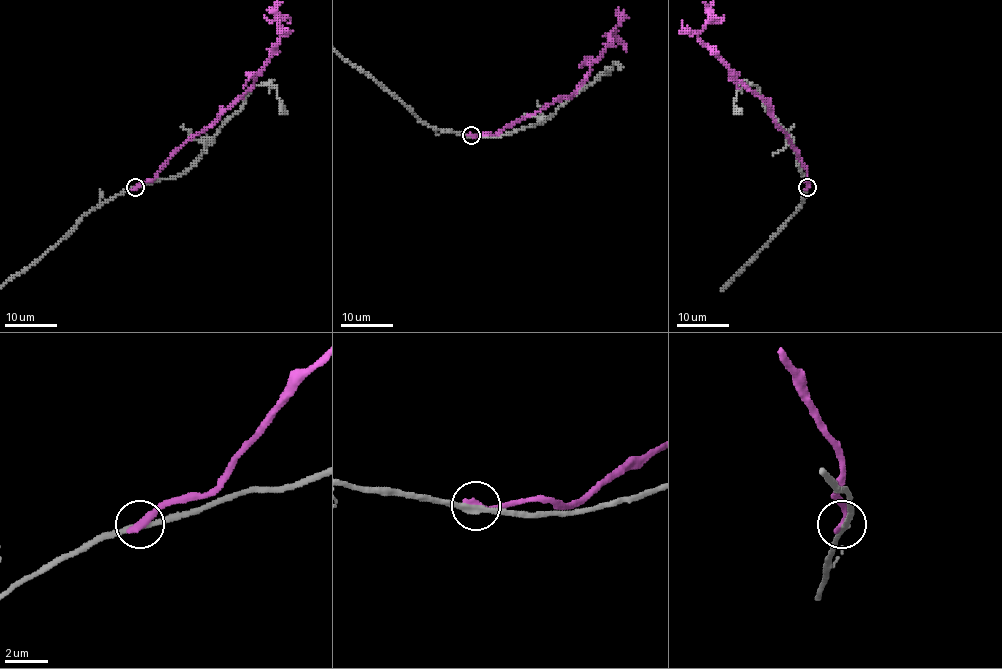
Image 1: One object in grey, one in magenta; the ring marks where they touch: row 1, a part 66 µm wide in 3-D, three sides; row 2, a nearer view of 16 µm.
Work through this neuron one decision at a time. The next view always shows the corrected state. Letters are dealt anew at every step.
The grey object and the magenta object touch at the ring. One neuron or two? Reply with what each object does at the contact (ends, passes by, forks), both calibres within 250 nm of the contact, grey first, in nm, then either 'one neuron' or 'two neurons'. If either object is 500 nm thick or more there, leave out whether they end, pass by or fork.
grey passes by; magenta ends there; 260 nm thick on the grey side, 360 nm on the other; two neurons

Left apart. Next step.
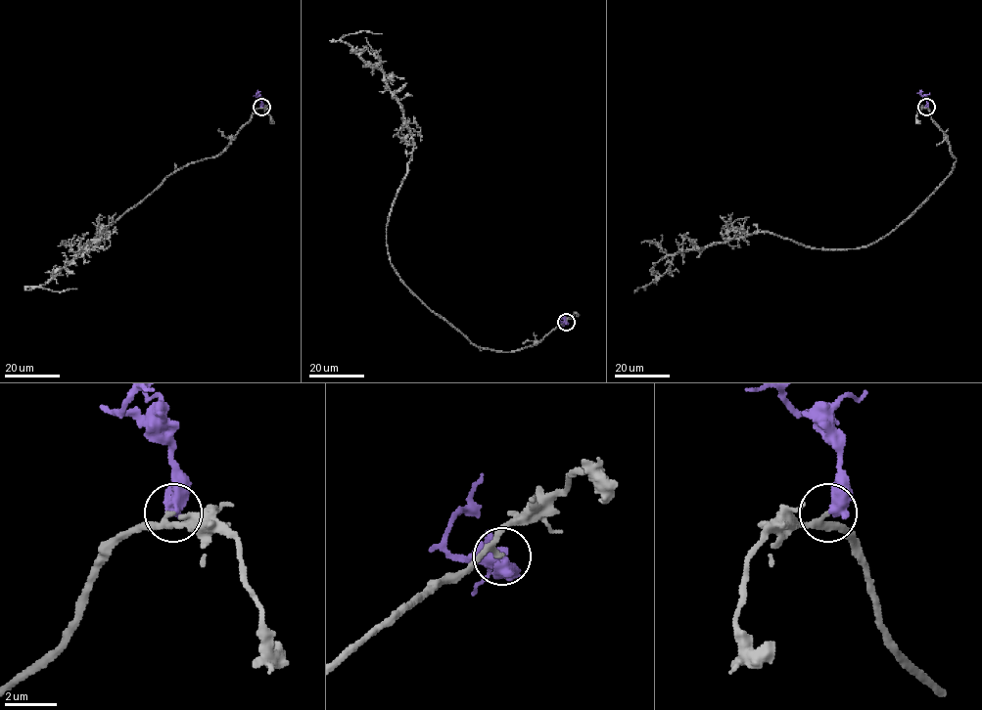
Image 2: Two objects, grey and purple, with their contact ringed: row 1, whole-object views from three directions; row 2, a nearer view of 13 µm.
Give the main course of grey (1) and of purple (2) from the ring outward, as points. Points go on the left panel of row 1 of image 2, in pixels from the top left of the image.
1: (261, 107), (222, 151), (168, 174), (80, 249), (103, 233), (106, 238), (35, 287), (76, 288)
2: (261, 107), (261, 101), (256, 96), (259, 93)

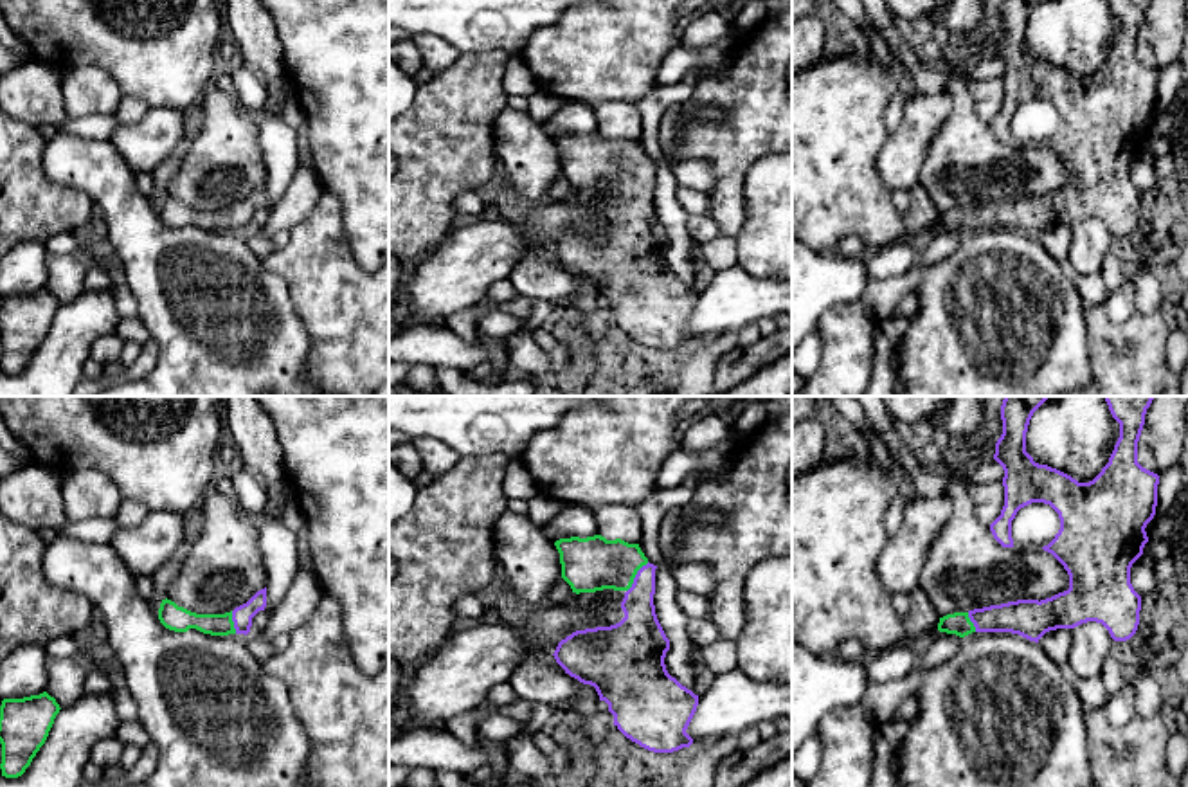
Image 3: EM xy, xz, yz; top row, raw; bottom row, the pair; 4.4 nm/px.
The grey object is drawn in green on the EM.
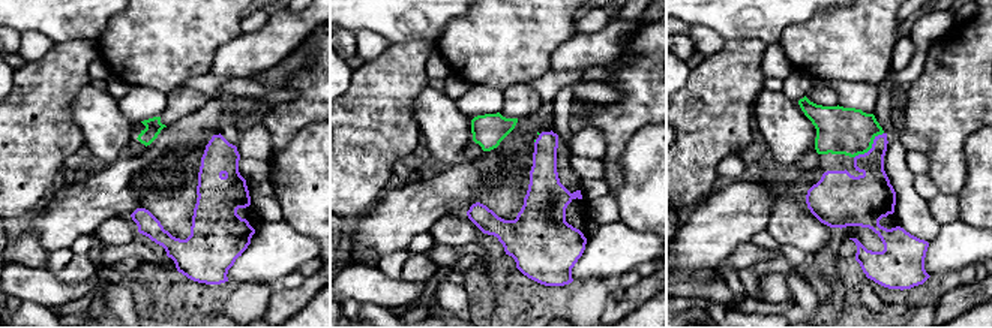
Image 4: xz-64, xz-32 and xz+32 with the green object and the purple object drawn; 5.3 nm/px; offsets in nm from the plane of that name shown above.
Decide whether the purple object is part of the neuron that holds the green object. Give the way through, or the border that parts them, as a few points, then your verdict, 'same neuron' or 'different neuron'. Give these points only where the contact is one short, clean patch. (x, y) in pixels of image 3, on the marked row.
runs through xz (591, 564), (618, 564), (634, 577), (639, 633); same neuron

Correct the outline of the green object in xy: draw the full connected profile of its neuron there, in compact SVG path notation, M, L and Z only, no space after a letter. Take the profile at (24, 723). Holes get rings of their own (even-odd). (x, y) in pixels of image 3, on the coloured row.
M47 692L23 699L4 699L0 706L2 776L18 778L45 744L59 713Z

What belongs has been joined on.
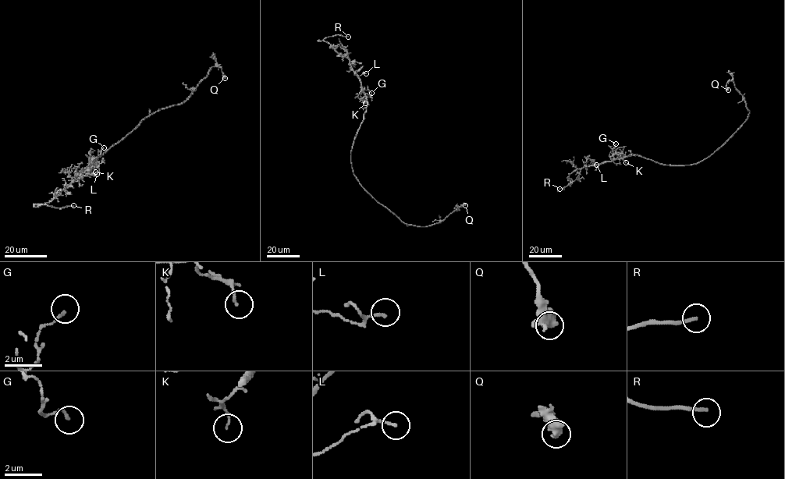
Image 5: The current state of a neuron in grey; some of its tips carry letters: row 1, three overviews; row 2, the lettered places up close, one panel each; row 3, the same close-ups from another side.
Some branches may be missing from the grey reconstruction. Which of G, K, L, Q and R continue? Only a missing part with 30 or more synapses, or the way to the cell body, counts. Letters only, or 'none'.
R

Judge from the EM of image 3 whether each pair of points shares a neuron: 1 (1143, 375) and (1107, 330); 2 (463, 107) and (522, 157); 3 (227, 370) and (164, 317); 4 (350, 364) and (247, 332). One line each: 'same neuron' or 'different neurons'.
1: same neuron
2: different neurons
3: same neuron
4: different neurons

